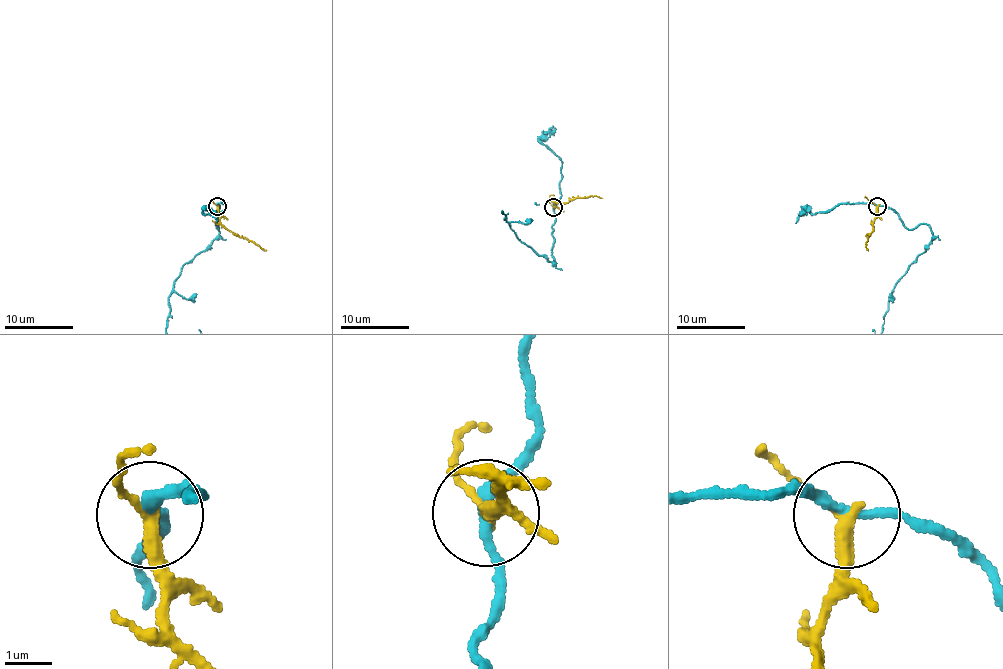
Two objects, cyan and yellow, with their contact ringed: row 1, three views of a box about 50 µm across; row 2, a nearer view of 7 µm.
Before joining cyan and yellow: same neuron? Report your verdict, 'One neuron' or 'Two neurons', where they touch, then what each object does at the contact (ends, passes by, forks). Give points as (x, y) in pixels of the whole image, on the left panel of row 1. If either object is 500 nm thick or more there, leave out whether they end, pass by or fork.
Two neurons. Place: (217, 206). At the ring cyan passes by. At the ring yellow passes by

